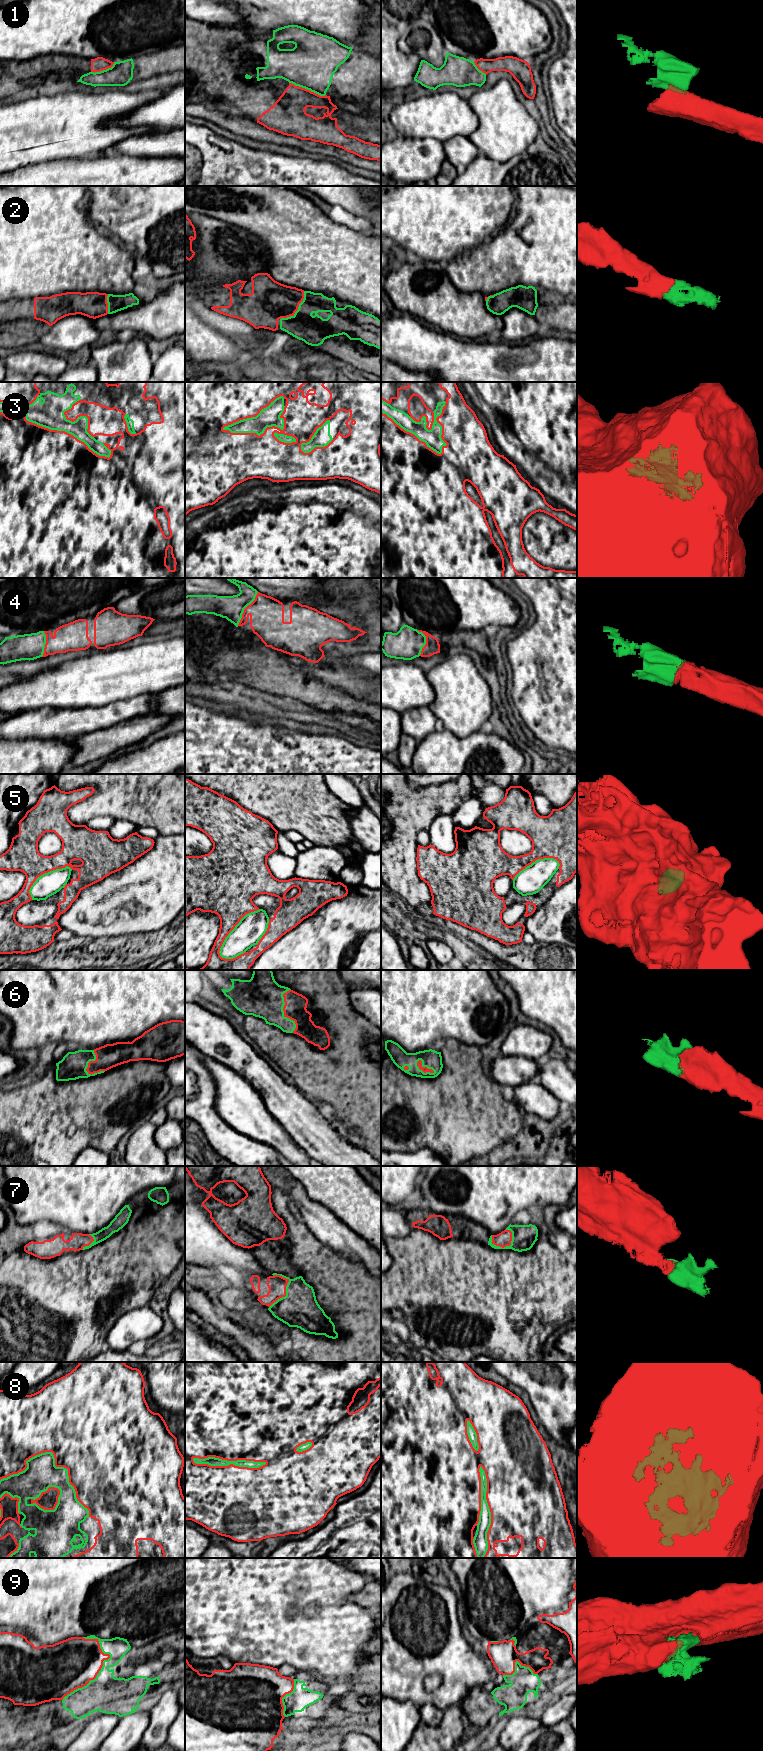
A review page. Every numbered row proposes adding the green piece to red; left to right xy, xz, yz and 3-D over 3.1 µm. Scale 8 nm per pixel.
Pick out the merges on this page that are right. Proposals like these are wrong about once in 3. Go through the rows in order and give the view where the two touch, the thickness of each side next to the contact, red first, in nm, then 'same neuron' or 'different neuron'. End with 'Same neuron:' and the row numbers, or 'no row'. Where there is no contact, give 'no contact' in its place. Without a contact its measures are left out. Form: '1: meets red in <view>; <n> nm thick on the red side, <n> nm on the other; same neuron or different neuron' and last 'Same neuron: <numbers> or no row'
1: meets red in xz; 280 nm thick on the red side, 400 nm on the other; different neuron
2: meets red in xz; 320 nm thick on the red side, 240 nm on the other; same neuron
3: meets red in yz; 500 nm thick on the red side, 140 nm on the other; same neuron
4: meets red in xz; 280 nm thick on the red side, 190 nm on the other; same neuron
5: meets red in xz; 340 nm thick on the red side, 220 nm on the other; different neuron
6: meets red in xz; 180 nm thick on the red side, 340 nm on the other; same neuron
7: meets red in xz; 150 nm thick on the red side, 300 nm on the other; same neuron
8: meets red in yz; 500 nm thick on the red side, 110 nm on the other; same neuron
9: meets red in xy; 400 nm thick on the red side, 300 nm on the other; different neuron
Same neuron: 2, 3, 4, 6, 7, 8

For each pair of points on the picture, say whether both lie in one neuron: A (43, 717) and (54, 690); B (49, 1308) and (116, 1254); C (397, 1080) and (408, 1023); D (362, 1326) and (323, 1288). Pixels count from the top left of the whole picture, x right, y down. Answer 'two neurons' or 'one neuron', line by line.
A: two neurons
B: one neuron
C: two neurons
D: one neuron

